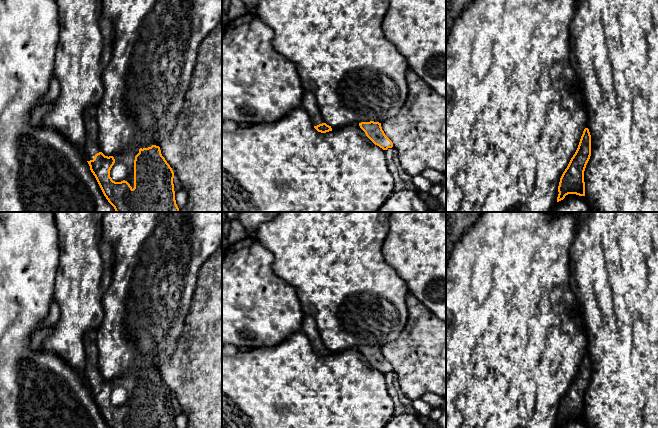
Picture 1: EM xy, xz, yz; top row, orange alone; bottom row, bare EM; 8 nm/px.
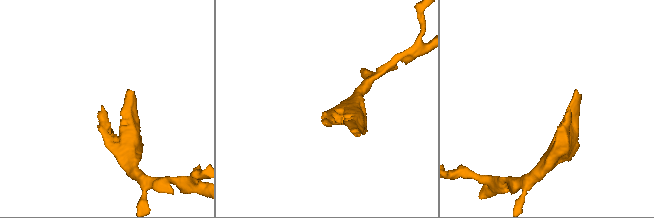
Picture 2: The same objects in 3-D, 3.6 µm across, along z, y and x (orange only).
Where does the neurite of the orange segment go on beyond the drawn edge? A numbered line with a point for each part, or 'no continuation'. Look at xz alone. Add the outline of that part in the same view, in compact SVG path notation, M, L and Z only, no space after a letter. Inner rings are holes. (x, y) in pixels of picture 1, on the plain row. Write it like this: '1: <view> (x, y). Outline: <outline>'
1: xz (309, 327). Outline: M304 317L301 332L308 337L309 344L311 345L313 350L325 347L318 332L316 321L313 317Z

